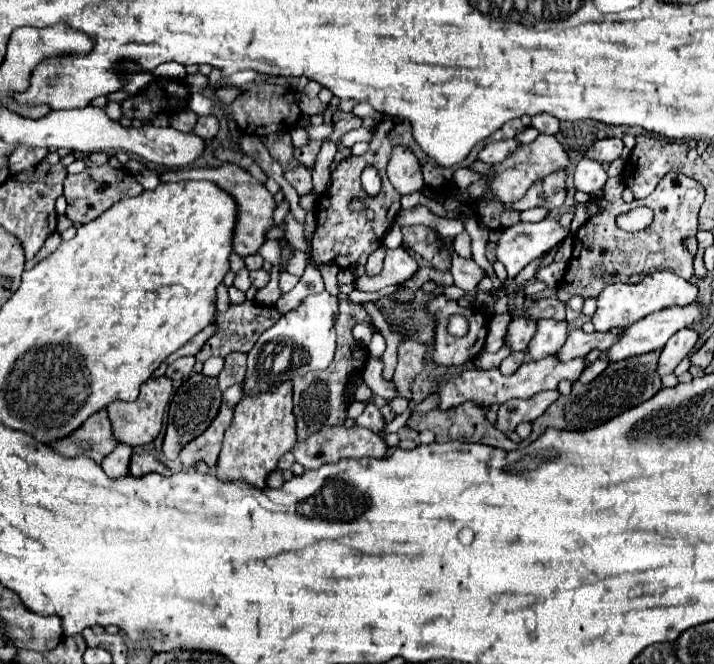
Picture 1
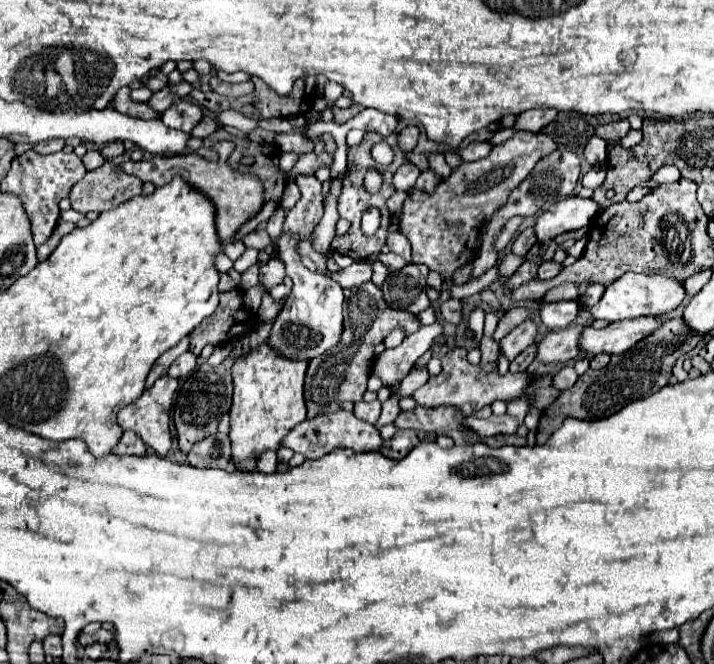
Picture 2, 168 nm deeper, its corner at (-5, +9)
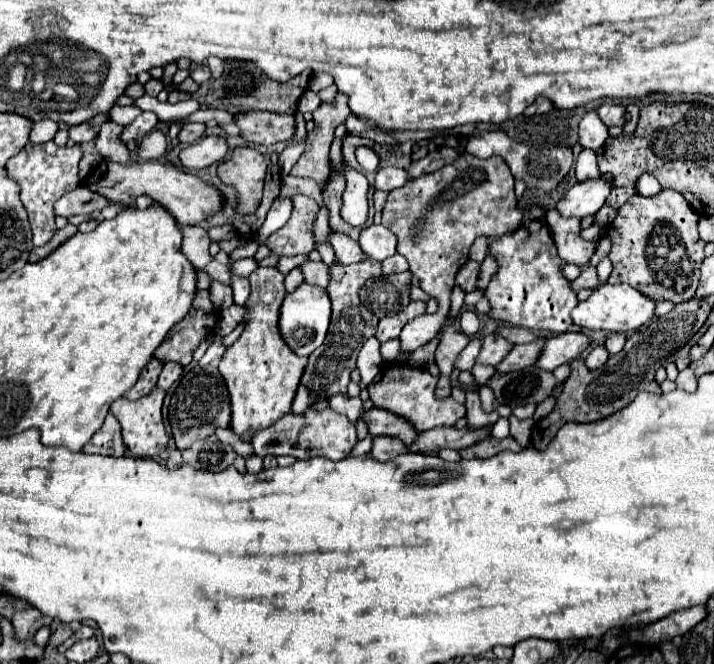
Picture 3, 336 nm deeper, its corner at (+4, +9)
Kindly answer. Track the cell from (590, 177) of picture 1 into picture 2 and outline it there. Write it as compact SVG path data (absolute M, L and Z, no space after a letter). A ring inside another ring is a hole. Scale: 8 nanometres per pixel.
M593 135L589 139L589 143L585 145L585 159L591 163L591 165L597 165L597 163L603 163L607 159L607 141L601 139L599 135Z

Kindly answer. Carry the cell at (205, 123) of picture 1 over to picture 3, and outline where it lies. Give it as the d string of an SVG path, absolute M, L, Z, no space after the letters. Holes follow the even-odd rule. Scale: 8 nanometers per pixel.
M188 123L182 127L178 139L182 145L192 145L194 141L198 141L206 131L206 125L204 123Z

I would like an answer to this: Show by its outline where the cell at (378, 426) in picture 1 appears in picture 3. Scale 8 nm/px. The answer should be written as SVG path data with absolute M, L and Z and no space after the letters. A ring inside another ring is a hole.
M334 395L328 399L330 401L330 407L336 411L336 413L342 413L346 415L352 423L356 423L360 419L360 413L364 413L364 407L362 407L362 399L360 397L350 397L350 395Z

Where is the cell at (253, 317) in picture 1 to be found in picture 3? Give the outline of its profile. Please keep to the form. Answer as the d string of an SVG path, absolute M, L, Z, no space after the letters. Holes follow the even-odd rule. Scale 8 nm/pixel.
M198 291L194 299L194 307L190 313L176 323L160 347L154 351L154 357L160 361L176 361L180 365L188 365L192 361L194 349L206 337L214 335L216 329L216 309L210 301L208 291Z

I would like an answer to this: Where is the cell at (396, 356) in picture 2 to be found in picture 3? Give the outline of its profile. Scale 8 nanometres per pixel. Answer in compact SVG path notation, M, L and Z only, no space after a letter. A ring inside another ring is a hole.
M462 153L460 159L452 165L446 165L434 173L422 175L418 179L410 179L404 187L398 187L390 191L388 201L382 211L382 225L388 227L398 237L398 253L406 257L410 265L410 273L420 281L420 287L430 295L438 299L438 311L434 315L416 317L408 323L408 329L400 333L400 347L404 353L412 353L416 347L424 345L426 341L434 339L440 327L446 321L446 315L450 311L450 293L454 287L454 277L458 269L468 261L468 251L472 243L480 235L488 237L502 237L506 233L512 233L522 223L522 209L518 207L518 201L514 197L514 177L506 165L506 161L498 155L480 159L470 153Z

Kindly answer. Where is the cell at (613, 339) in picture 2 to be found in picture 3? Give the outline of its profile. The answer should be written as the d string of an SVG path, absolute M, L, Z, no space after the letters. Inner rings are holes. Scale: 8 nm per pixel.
M578 331L560 333L546 341L546 347L544 347L540 359L536 361L536 365L546 371L554 371L558 365L578 359L578 355L588 345L590 345L590 337L586 337L584 333L578 333Z

